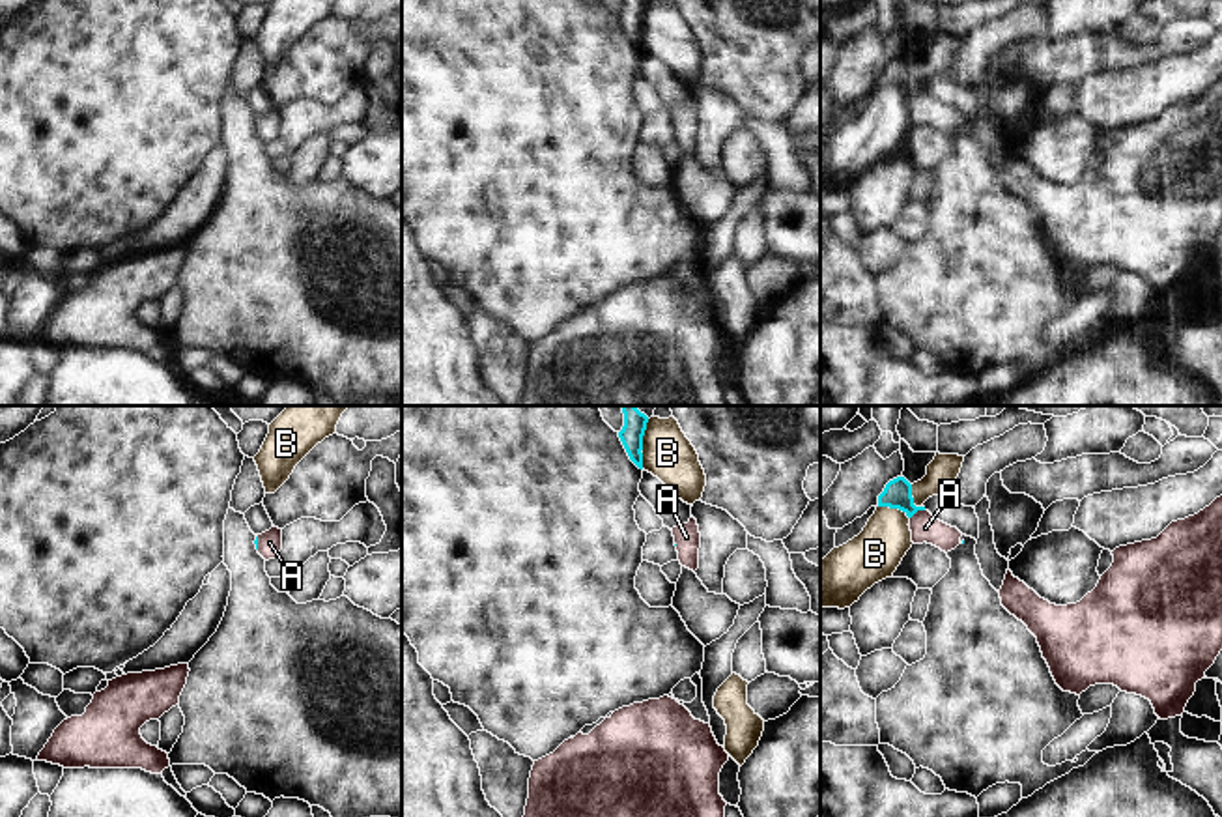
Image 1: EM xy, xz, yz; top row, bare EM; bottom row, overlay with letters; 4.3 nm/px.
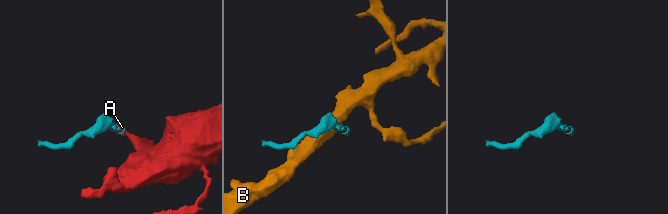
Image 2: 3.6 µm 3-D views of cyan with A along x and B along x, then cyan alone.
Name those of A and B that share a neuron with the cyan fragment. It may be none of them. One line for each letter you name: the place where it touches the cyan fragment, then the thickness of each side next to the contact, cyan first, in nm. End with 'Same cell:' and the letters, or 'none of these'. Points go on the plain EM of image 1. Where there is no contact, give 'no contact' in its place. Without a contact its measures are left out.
A: contact yz (916, 92); calibres 130 and 120 nm
Same cell: A

